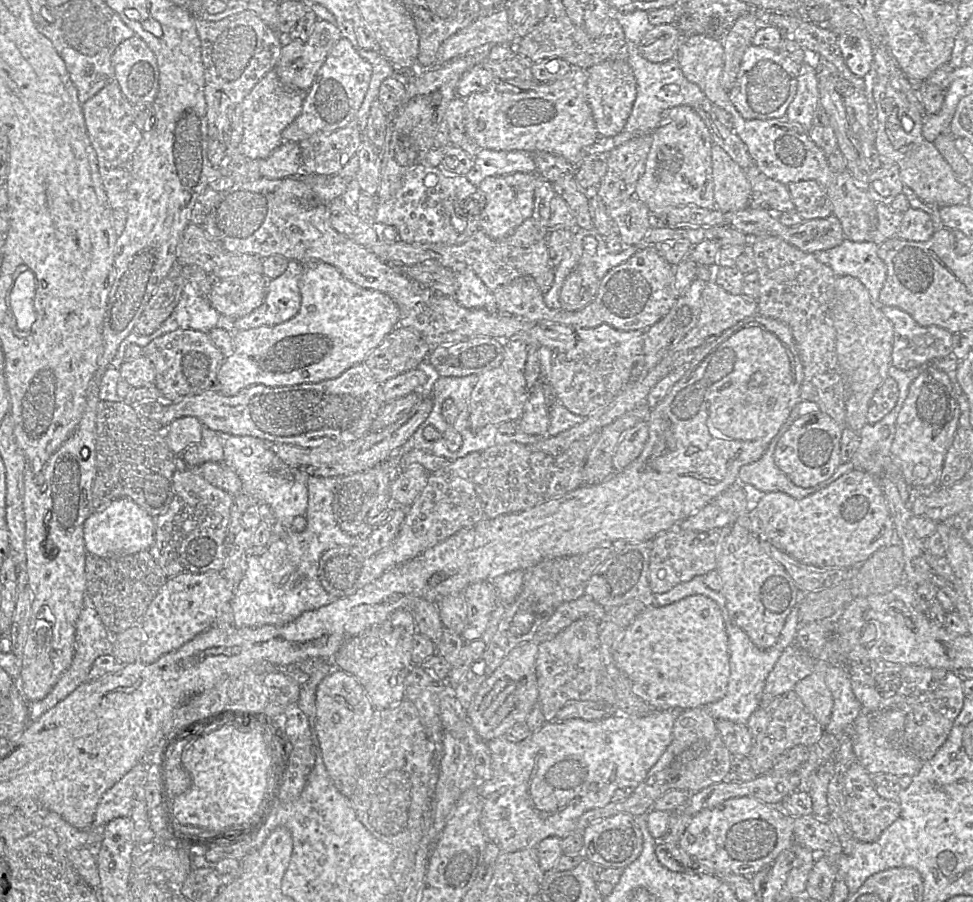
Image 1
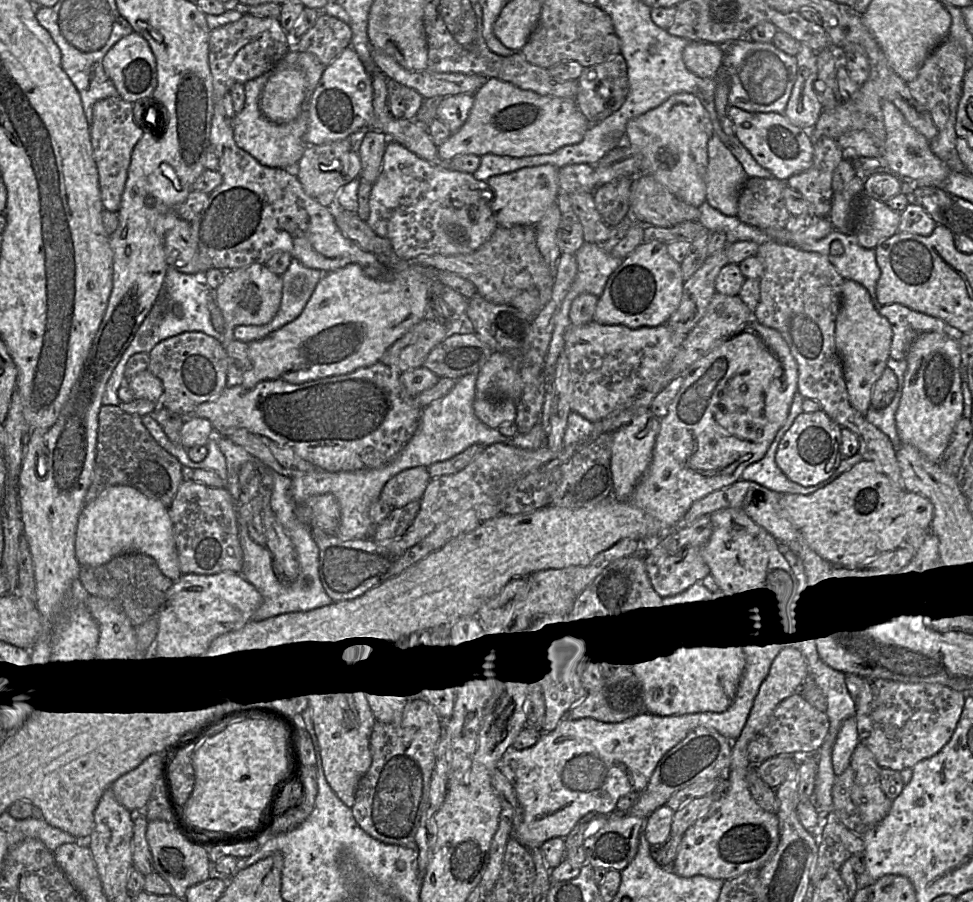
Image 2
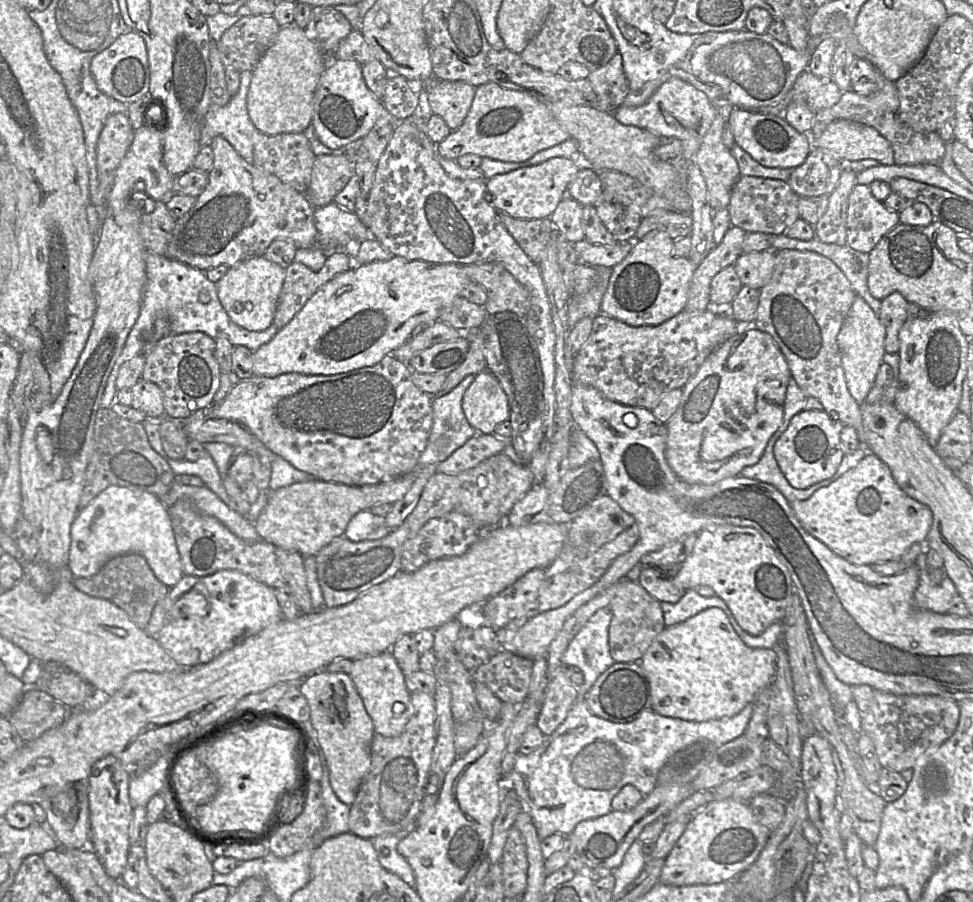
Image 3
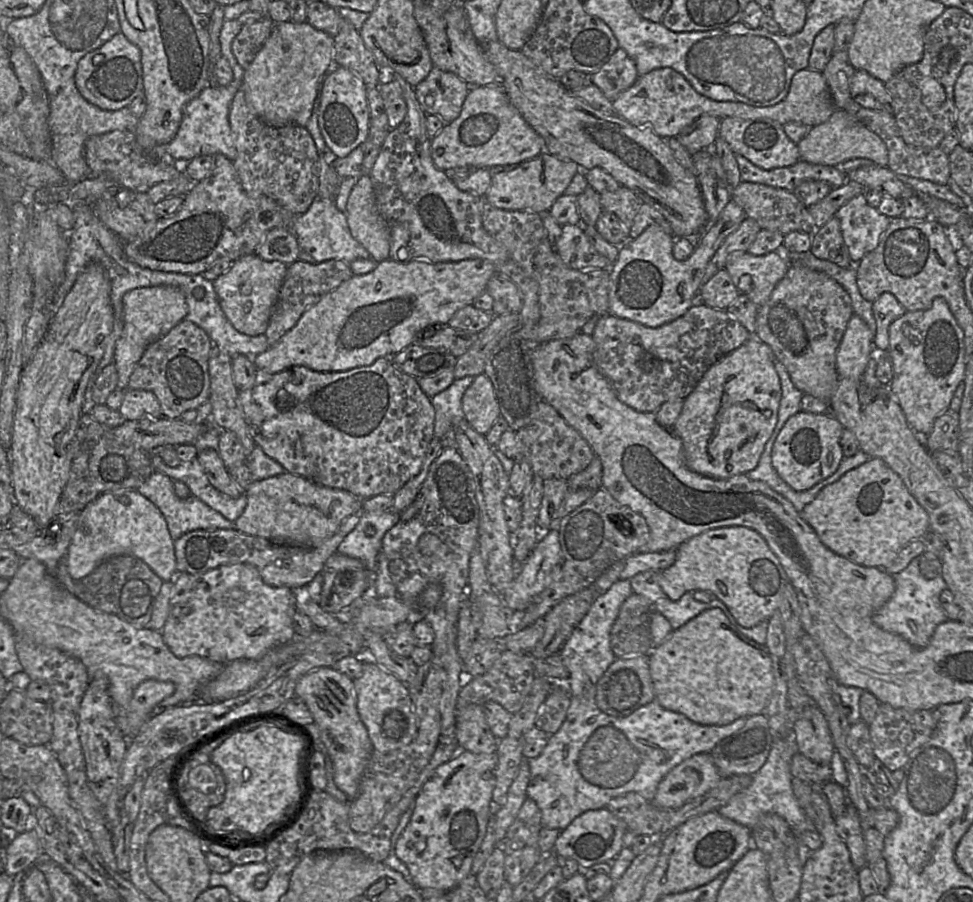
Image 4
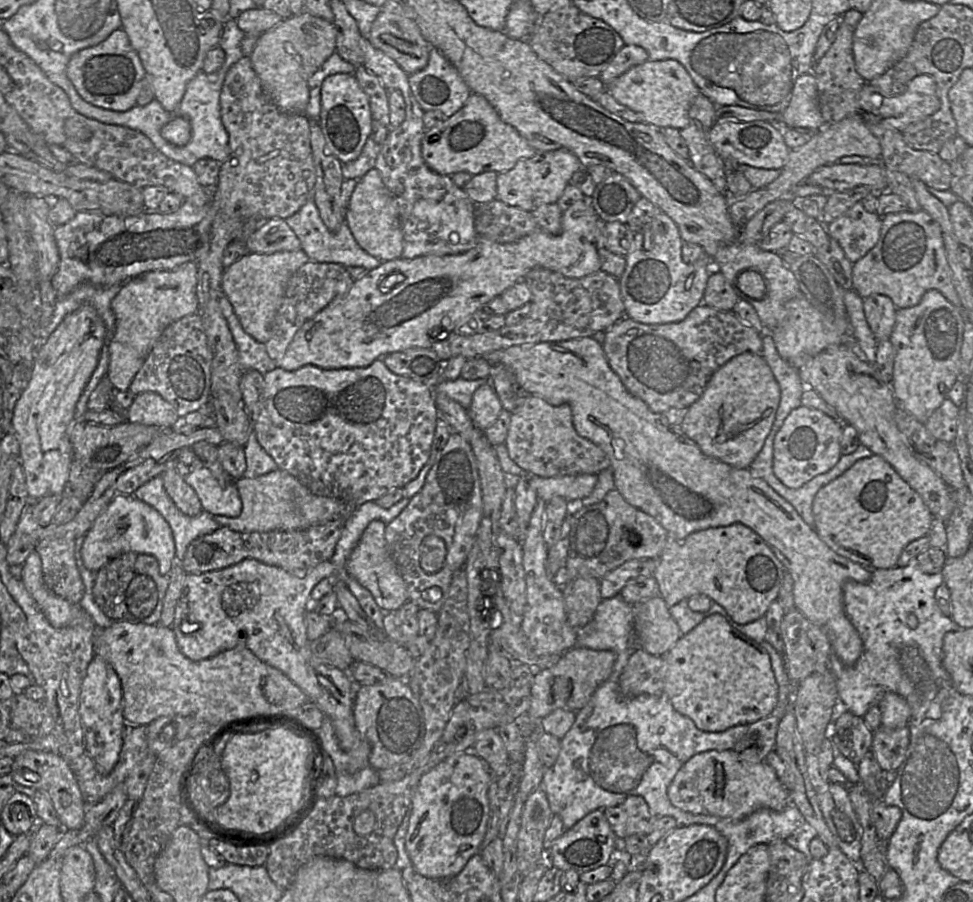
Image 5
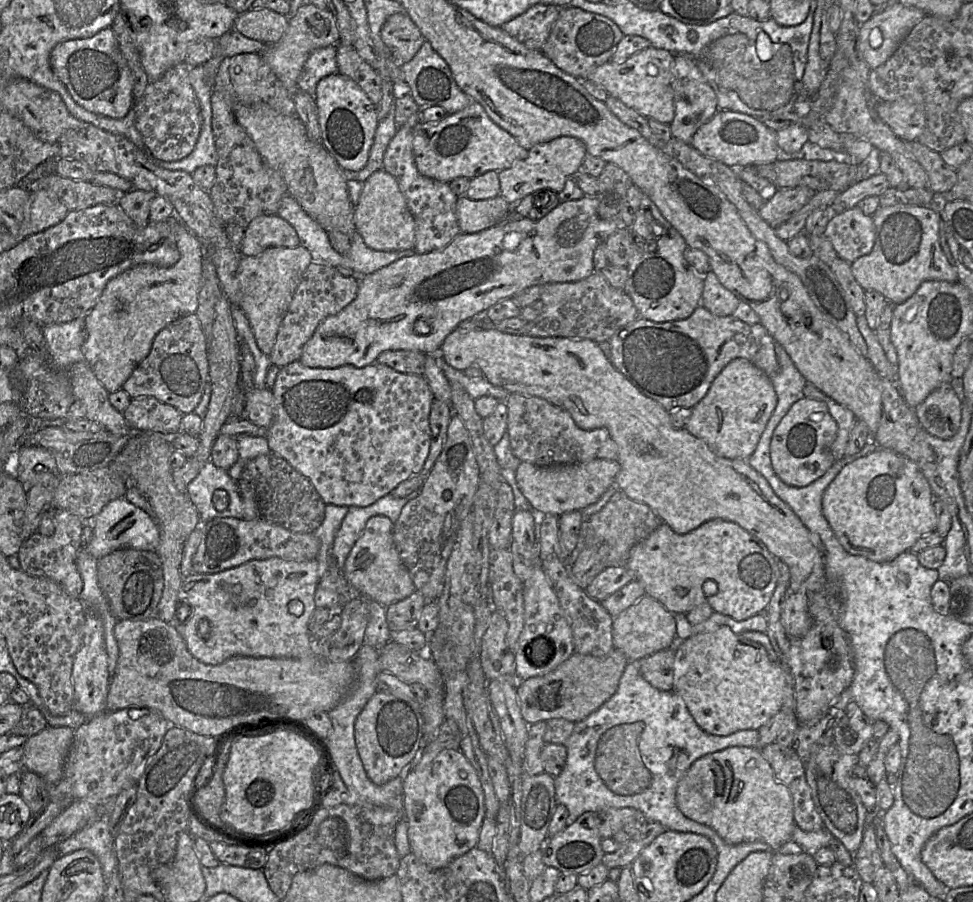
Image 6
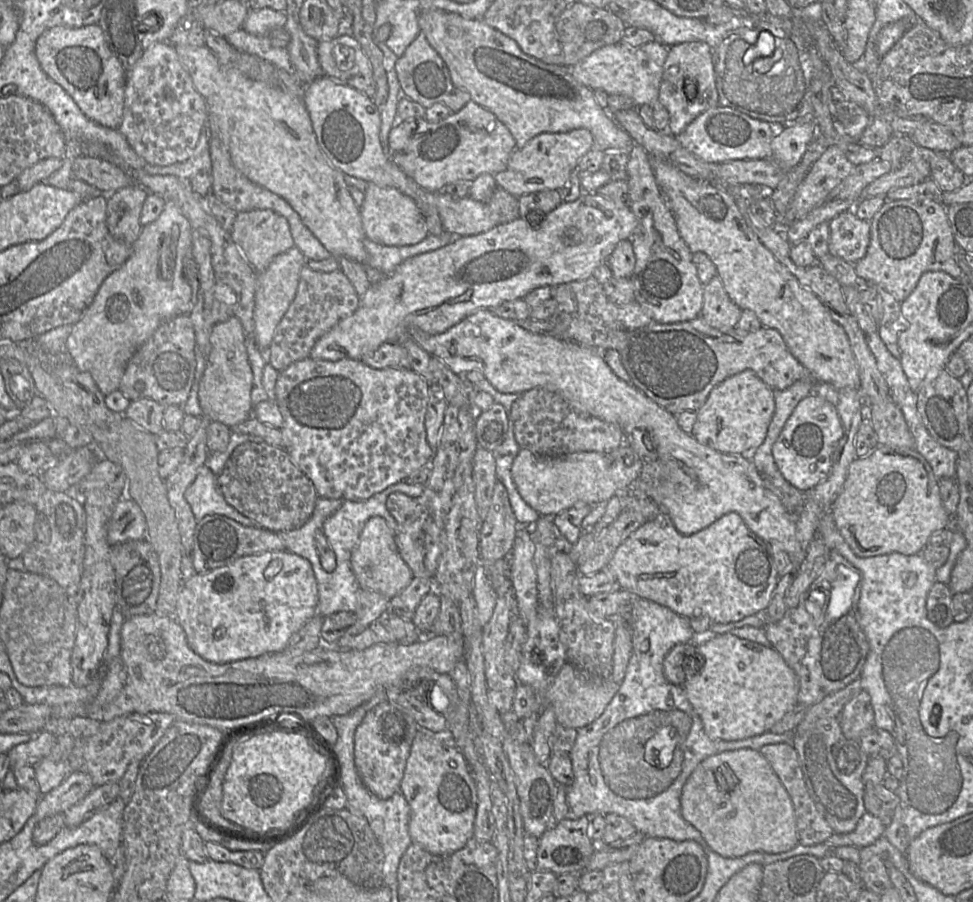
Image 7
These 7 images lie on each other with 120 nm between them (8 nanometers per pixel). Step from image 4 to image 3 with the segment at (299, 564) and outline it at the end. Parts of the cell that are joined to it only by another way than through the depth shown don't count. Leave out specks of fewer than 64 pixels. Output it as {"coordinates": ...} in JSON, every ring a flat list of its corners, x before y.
{"coordinates":[[187,498,176,501,168,508,168,512,184,574,208,576,220,570,235,570,273,589,286,583,273,544,263,539,247,542,239,538,215,517,201,513]]}

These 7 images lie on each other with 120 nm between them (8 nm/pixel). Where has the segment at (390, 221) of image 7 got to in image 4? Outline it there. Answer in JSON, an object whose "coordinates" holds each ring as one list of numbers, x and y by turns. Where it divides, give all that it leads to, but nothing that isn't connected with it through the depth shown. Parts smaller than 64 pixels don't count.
{"coordinates":[[362,173,353,186,345,211,352,237,377,263,390,256,390,234,380,214,369,173]]}

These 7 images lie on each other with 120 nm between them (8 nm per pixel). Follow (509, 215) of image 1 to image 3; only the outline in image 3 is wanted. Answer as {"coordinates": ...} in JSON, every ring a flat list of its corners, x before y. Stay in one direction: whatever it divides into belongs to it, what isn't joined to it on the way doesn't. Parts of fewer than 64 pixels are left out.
{"coordinates":[[554,157,537,165,491,177,486,180,486,191,491,194,491,204,498,212,519,219,550,218,582,164,577,158]]}

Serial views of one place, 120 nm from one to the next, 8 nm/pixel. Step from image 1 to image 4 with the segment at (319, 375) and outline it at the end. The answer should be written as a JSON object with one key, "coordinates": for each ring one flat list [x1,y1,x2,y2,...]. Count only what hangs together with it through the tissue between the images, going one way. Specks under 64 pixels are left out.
{"coordinates":[[473,258,461,261,430,262,423,259,409,262,397,262,386,259,378,262,376,268,364,275,353,275,337,288,324,295,316,304,308,308,300,317,295,326,290,329,277,343,270,346,255,359,255,366,268,373,278,373,293,366,305,366,318,372,341,372,361,366,369,366,378,358,392,357,419,340,419,333,427,327,446,326,453,315,465,306,473,305,475,299,486,291,489,279,497,272,496,266,488,260]]}

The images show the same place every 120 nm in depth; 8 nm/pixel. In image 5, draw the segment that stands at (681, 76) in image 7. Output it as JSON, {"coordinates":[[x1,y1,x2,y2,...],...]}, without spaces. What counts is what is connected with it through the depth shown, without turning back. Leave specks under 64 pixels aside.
{"coordinates":[[699,93,689,108,688,125,679,132,688,148,691,165,707,177,718,191,726,193,723,159,708,139,708,132,714,125,715,111,716,105]]}

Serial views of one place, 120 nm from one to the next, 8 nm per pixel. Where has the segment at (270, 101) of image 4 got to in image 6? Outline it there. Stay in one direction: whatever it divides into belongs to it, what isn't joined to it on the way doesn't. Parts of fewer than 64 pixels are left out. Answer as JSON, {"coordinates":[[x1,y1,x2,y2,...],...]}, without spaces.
{"coordinates":[[305,1,293,17,288,19,288,27,282,37,274,44,266,45,262,52,264,61,269,65,276,77,292,95,299,90,297,79,303,66,312,51,328,46,337,46,339,42,339,29,330,10,319,9]]}

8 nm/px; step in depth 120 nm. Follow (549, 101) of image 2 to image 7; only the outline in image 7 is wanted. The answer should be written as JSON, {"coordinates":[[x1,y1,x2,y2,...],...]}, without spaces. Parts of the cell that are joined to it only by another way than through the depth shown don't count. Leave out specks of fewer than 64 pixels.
{"coordinates":[[470,100,458,112,431,123,426,119,398,120,388,137,388,156,408,177,428,192,444,192,446,186,457,181,473,182,482,174,496,175,506,169,516,142,507,127,490,111]]}

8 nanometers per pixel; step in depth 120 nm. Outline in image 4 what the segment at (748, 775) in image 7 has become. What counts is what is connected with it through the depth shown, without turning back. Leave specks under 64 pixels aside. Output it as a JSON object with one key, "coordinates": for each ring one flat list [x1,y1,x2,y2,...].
{"coordinates":[[711,753,694,755,664,777,651,803,661,809,677,810,717,787,723,778]]}

